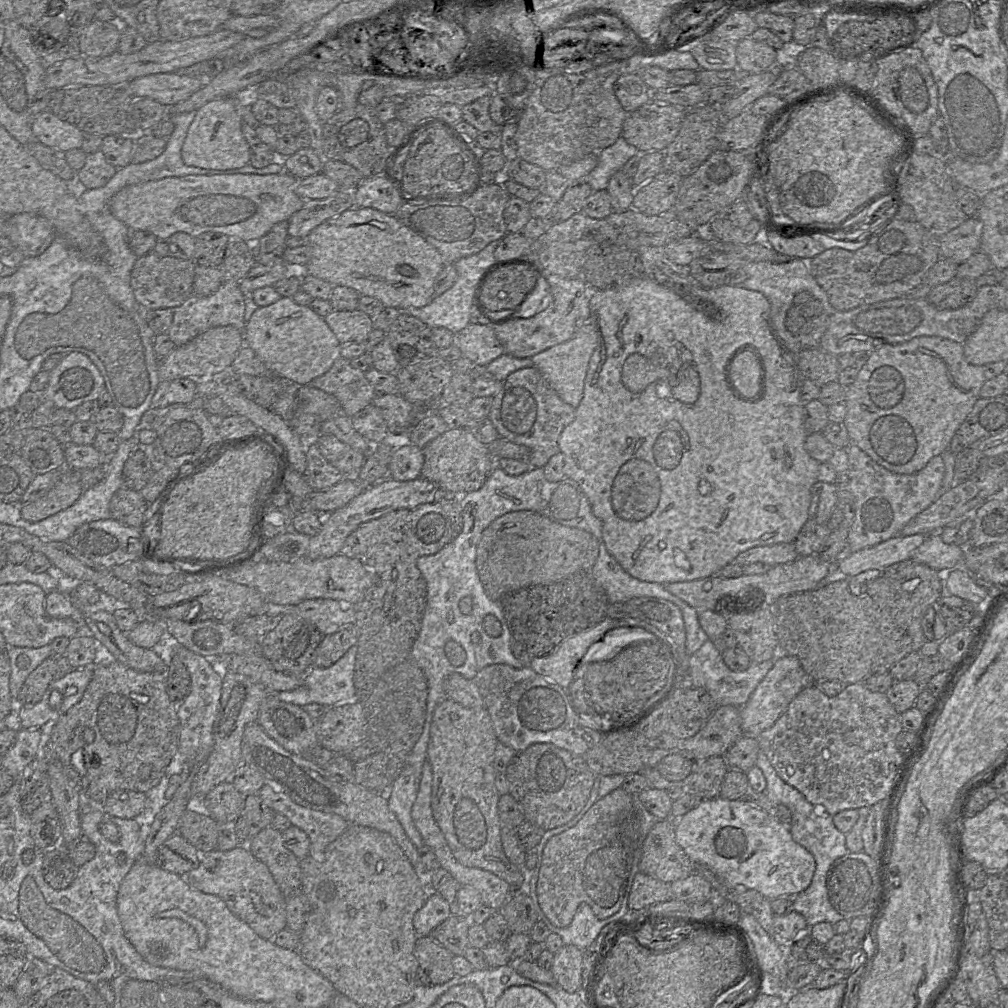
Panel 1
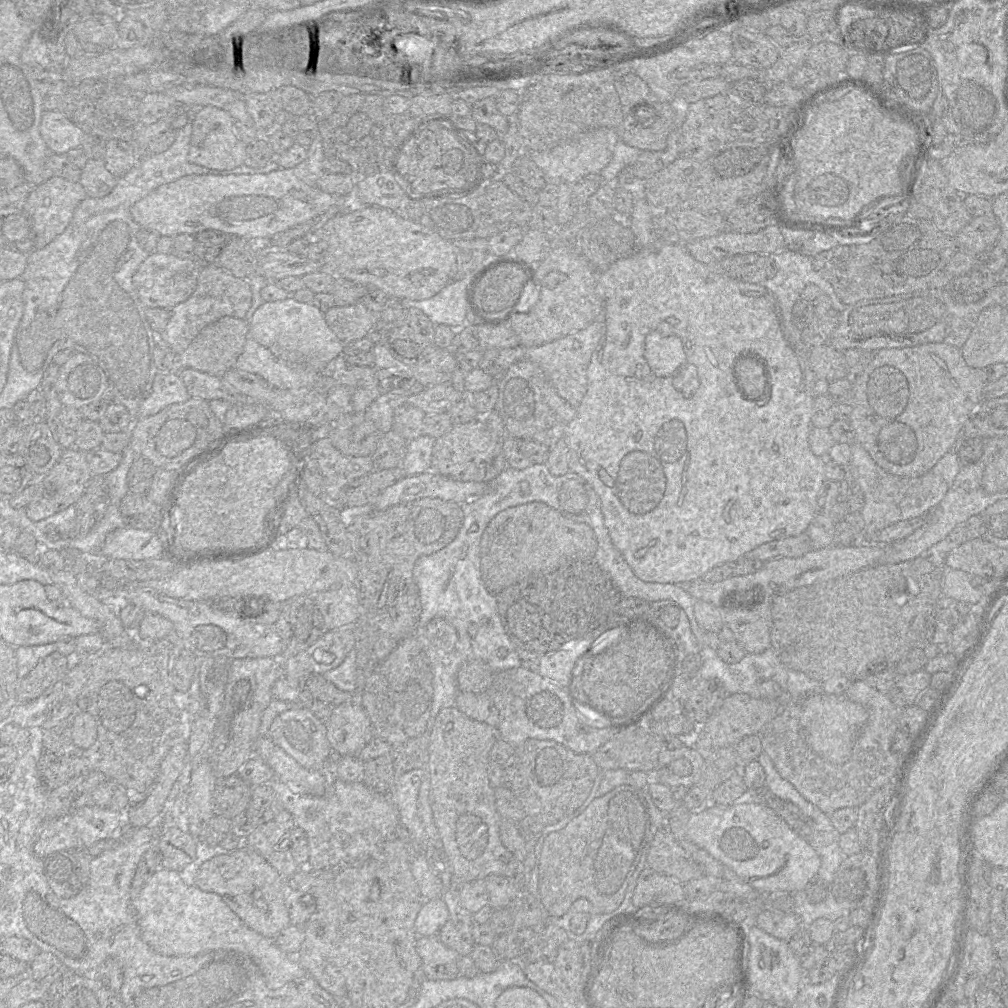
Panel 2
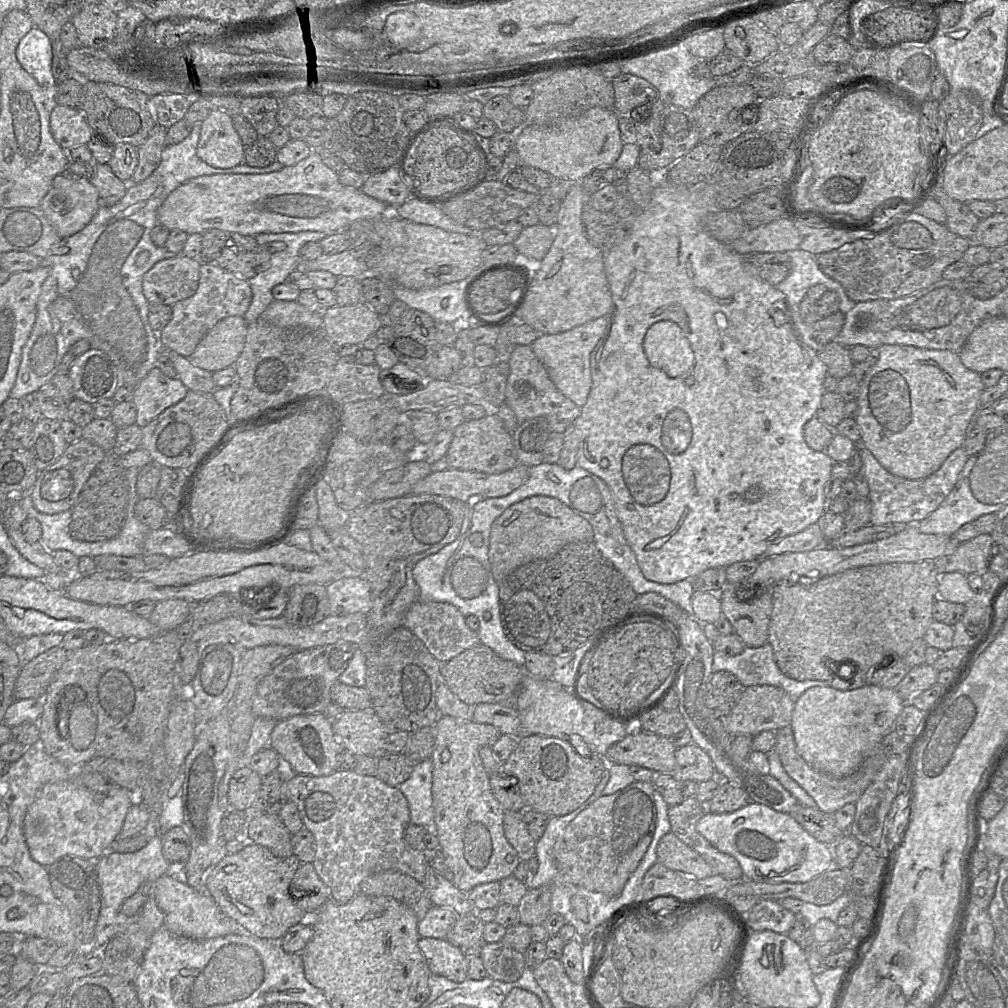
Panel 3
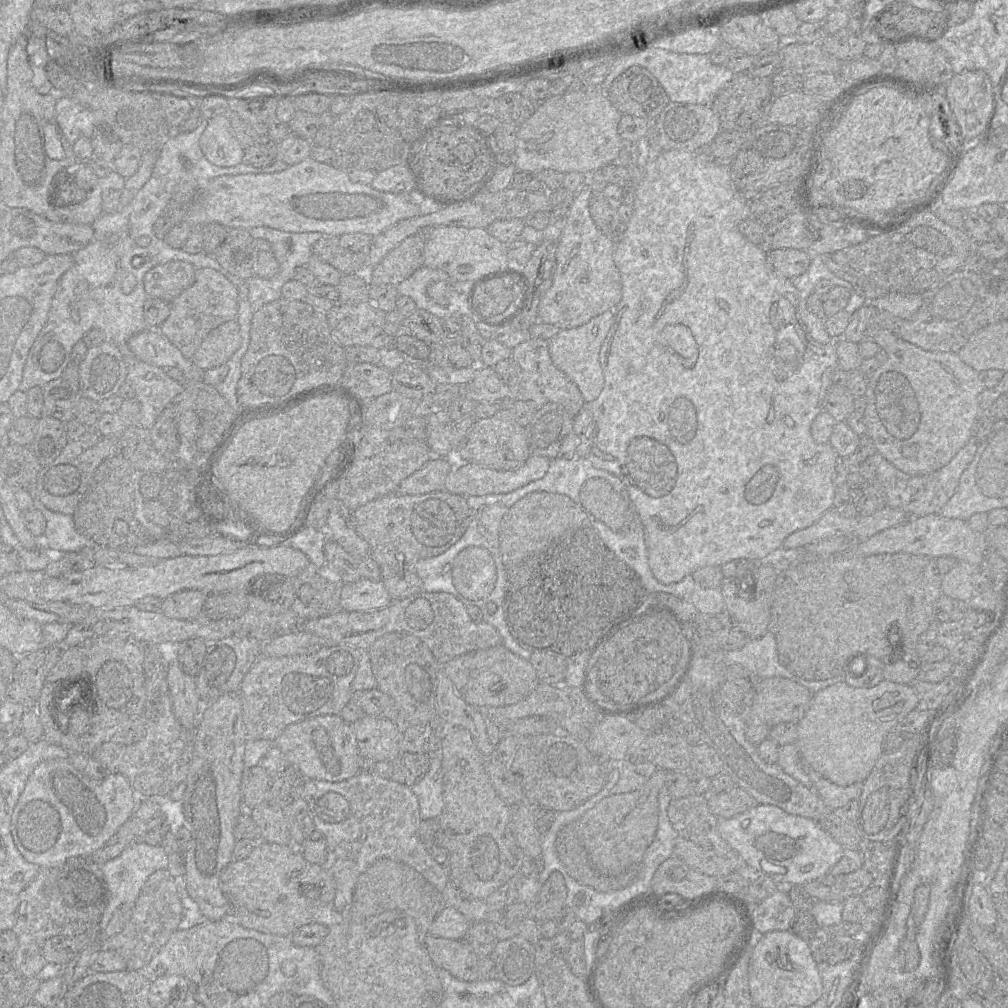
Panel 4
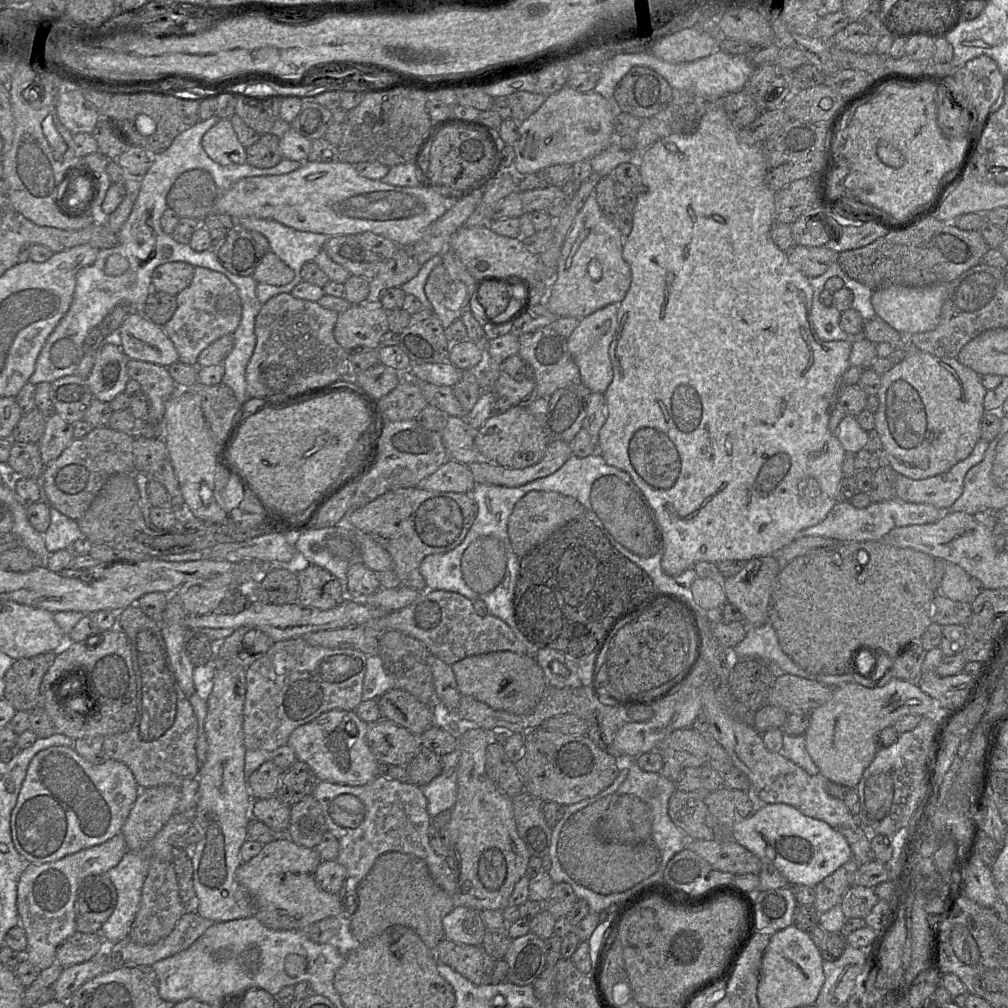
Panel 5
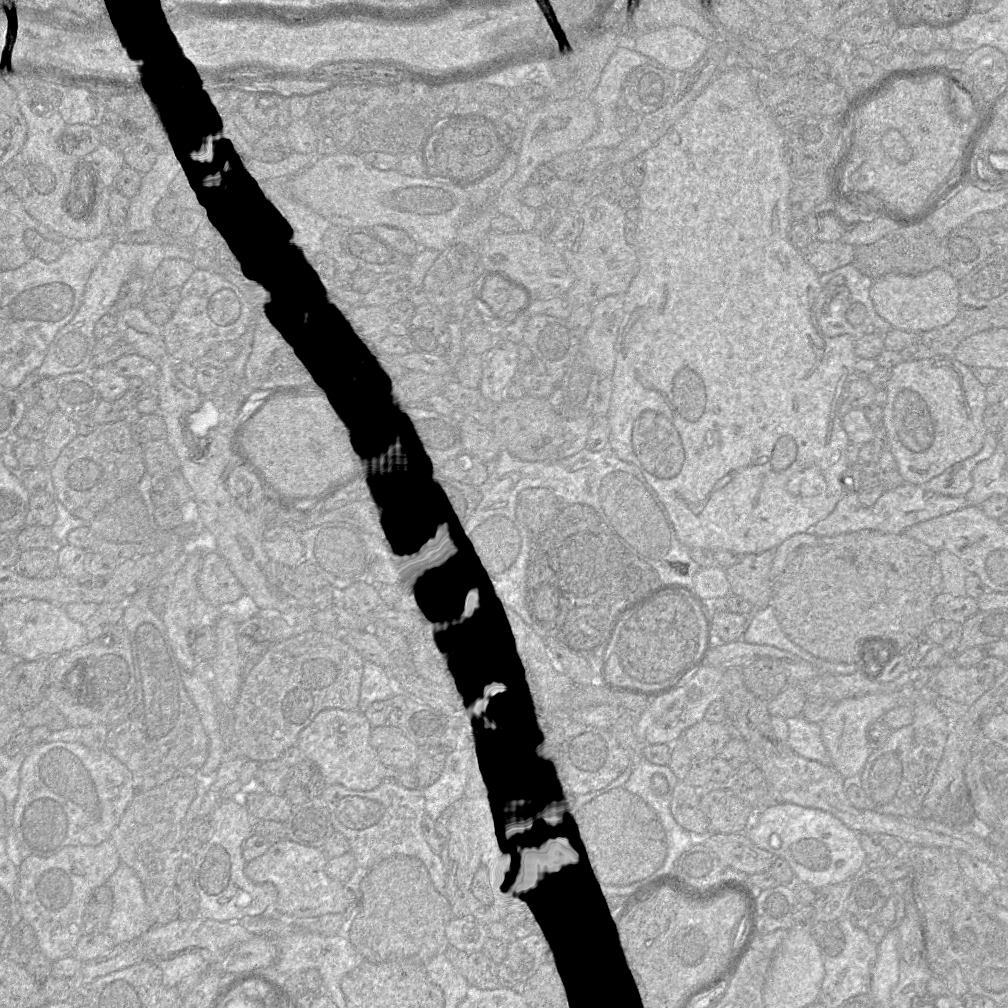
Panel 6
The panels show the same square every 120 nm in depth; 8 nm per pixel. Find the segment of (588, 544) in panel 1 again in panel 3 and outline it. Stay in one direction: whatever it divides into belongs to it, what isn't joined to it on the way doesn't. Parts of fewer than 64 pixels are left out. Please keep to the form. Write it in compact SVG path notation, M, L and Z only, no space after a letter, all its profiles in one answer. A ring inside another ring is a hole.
M537 495L514 503L492 523L489 561L493 577L499 583L521 565L549 558L573 542L594 542L593 528L557 498Z

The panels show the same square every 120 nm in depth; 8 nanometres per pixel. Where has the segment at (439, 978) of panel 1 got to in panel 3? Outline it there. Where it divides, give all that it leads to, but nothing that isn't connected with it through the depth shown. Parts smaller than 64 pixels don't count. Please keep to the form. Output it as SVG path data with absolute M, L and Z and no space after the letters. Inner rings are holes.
M420 937L418 946L431 974L443 976L454 982L468 979L467 956L446 939Z

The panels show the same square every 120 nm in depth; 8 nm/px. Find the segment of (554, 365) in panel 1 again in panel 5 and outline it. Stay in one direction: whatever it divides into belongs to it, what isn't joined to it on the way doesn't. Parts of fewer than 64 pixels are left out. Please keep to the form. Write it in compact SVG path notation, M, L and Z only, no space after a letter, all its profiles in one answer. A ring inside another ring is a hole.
M609 304L580 319L576 329L567 338L569 352L579 368L580 381L591 392L604 393L613 379L609 347L617 329L617 305Z

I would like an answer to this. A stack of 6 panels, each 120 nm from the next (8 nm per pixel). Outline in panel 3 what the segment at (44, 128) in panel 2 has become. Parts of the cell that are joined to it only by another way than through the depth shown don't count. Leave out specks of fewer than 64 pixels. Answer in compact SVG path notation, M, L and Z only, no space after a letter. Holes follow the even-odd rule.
M57 104L50 115L50 130L65 150L87 145L95 136L83 113L75 107Z

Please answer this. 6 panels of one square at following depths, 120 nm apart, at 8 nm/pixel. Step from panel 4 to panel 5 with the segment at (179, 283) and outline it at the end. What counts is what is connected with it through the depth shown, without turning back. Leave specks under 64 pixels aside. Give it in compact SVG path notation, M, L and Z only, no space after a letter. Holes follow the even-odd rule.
M168 262L157 266L151 276L152 290L176 296L192 281L194 267L186 262Z

